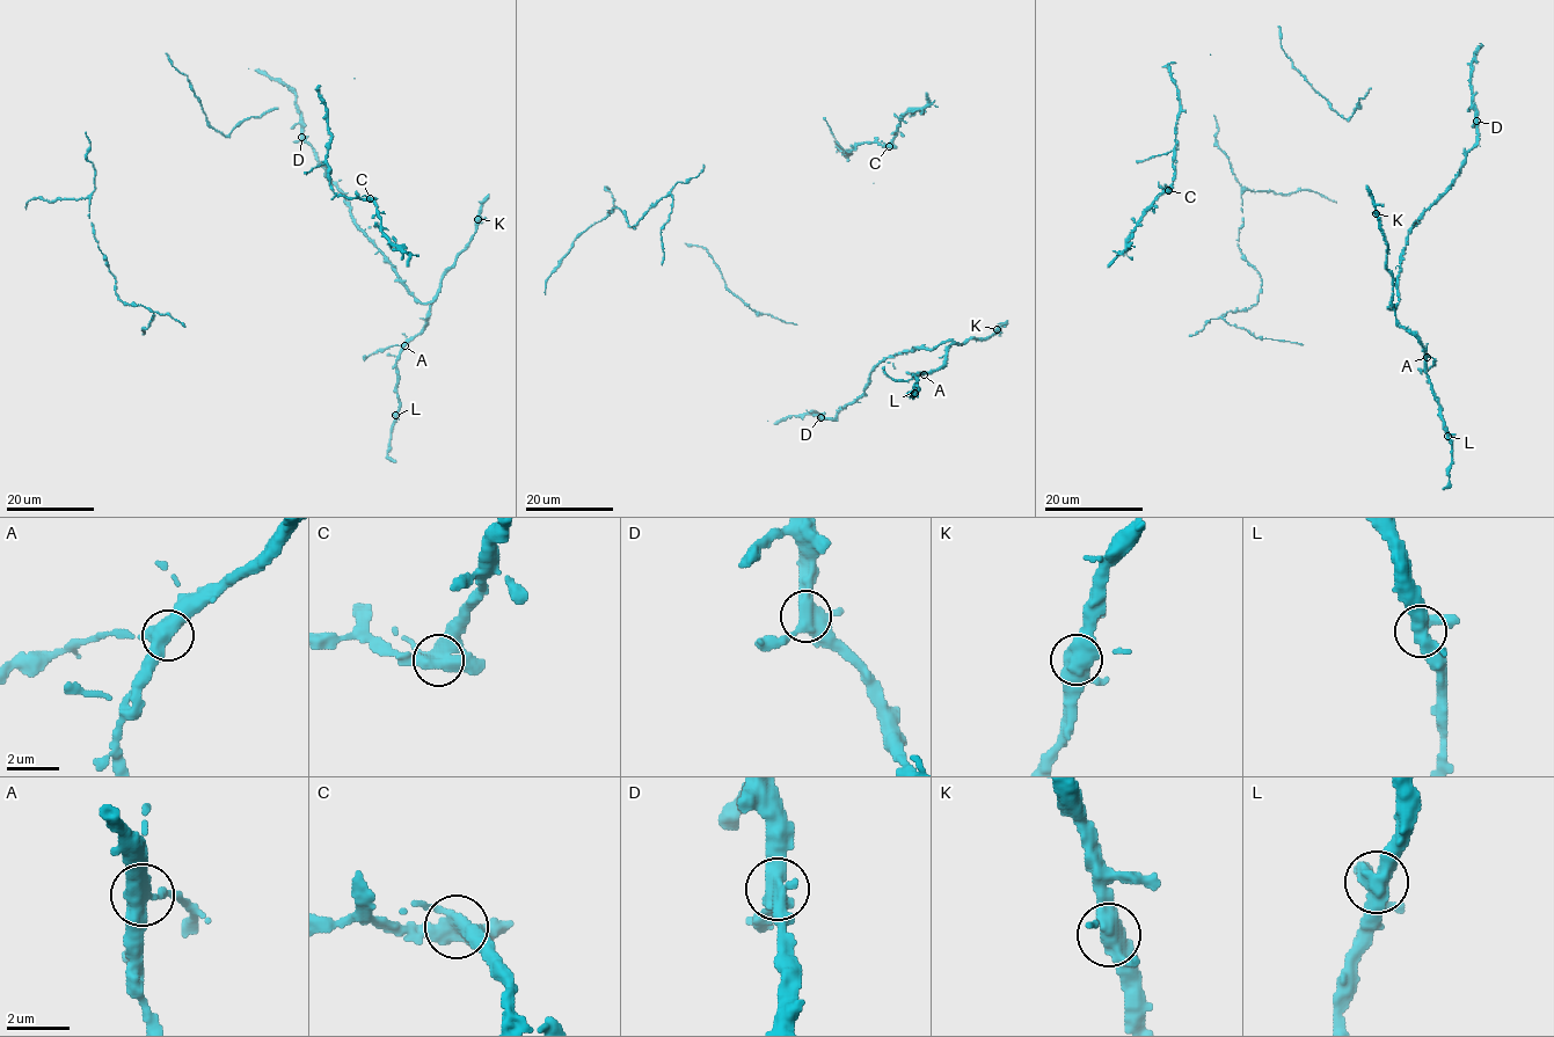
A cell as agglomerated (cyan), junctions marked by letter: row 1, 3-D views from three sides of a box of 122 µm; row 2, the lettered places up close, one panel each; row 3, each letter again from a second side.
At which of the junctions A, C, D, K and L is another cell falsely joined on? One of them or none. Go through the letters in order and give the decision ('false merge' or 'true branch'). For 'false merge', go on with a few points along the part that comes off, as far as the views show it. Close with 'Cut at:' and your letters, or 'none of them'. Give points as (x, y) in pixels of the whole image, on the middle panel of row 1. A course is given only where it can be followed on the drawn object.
A: true branch
C: false merge; course (889, 146), (900, 117), (928, 102), (926, 93)
D: true branch
K: true branch
L: true branch
Cut at: C

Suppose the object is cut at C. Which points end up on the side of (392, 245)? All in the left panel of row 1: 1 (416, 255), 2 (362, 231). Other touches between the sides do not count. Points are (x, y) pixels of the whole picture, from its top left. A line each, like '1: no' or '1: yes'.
1: yes
2: no

